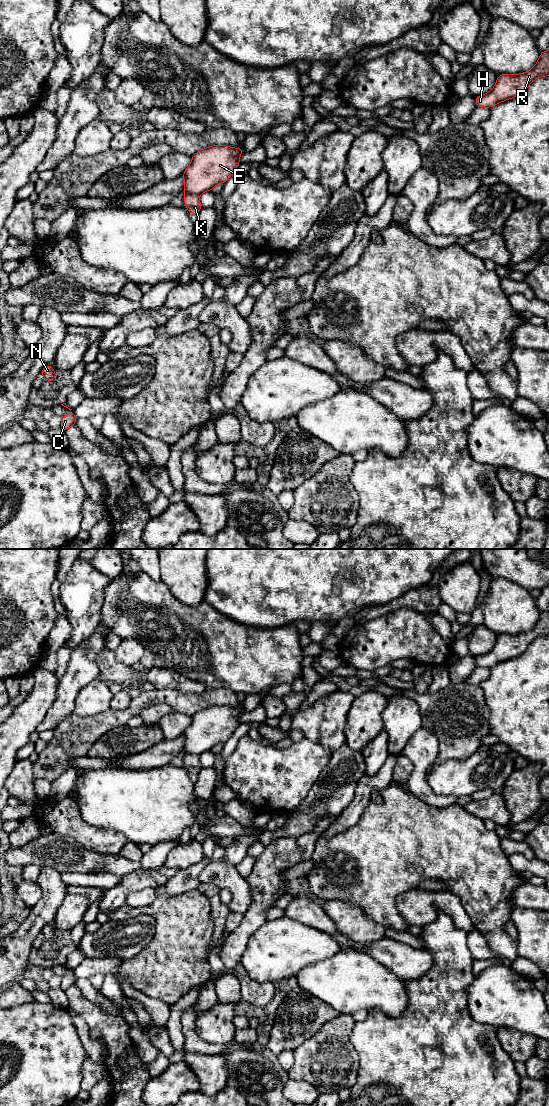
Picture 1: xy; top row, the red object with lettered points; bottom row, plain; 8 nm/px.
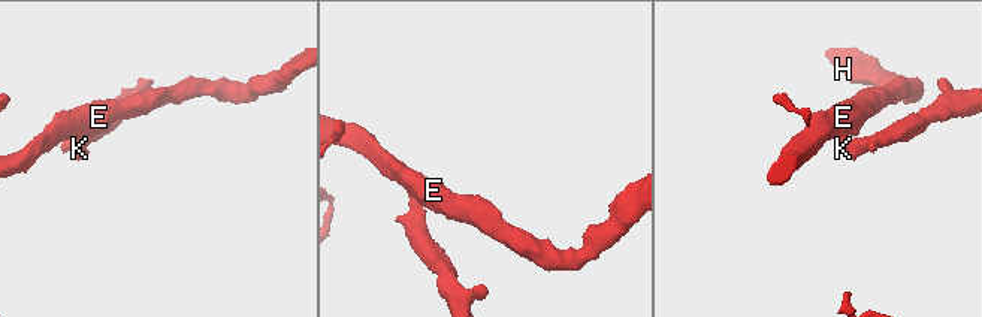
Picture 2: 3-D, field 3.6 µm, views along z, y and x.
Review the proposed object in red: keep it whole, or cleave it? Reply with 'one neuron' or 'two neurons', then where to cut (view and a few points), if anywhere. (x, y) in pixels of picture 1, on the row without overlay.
two neurons | xy (184, 753), (198, 755)

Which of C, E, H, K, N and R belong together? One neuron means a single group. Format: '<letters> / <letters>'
C E H N R / K

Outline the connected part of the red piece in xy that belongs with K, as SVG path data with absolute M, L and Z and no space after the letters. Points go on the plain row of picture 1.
M184 754L184 764L187 767L189 774L193 773L198 775L202 768L199 755Z

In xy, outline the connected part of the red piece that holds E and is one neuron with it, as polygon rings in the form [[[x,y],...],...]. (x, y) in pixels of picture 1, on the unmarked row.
[[[213,705],[199,710],[182,734],[184,754],[200,755],[228,741],[240,725],[239,718],[243,712],[243,707],[225,705]]]

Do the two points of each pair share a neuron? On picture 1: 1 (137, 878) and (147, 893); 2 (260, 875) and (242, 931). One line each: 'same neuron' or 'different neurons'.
1: different neurons
2: same neuron

